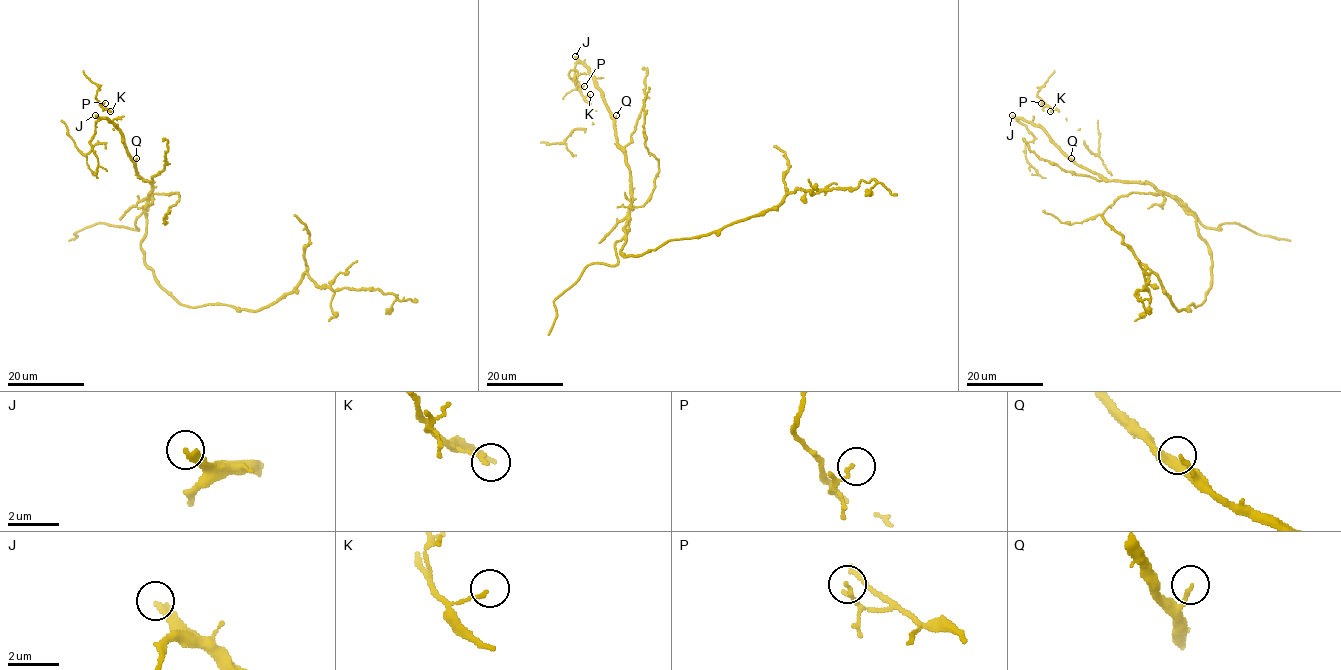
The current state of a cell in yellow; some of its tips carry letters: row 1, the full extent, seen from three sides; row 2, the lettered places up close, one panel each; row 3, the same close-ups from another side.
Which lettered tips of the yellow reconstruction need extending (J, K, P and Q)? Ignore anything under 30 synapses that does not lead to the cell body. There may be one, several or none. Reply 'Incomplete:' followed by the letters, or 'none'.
Incomplete: J

